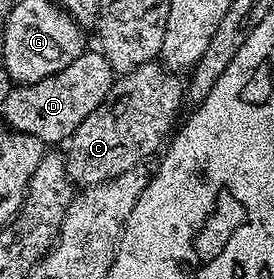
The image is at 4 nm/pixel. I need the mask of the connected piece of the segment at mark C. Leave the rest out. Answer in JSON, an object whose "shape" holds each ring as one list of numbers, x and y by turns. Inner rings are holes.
{"shape":[[152,61,130,70,115,81,114,87,111,88,109,96,102,101,100,108,96,108,96,112,92,112,92,116,88,116,84,124,80,124,80,128,76,128,74,135,68,139,68,145,65,147,67,150,64,150,66,171,75,187,85,188,112,180,120,176,120,172,128,172,134,166,145,163,145,158,149,154,157,155,163,149,168,135,179,121,178,109,184,106,184,82,178,78,181,77,167,70,165,65]]}

